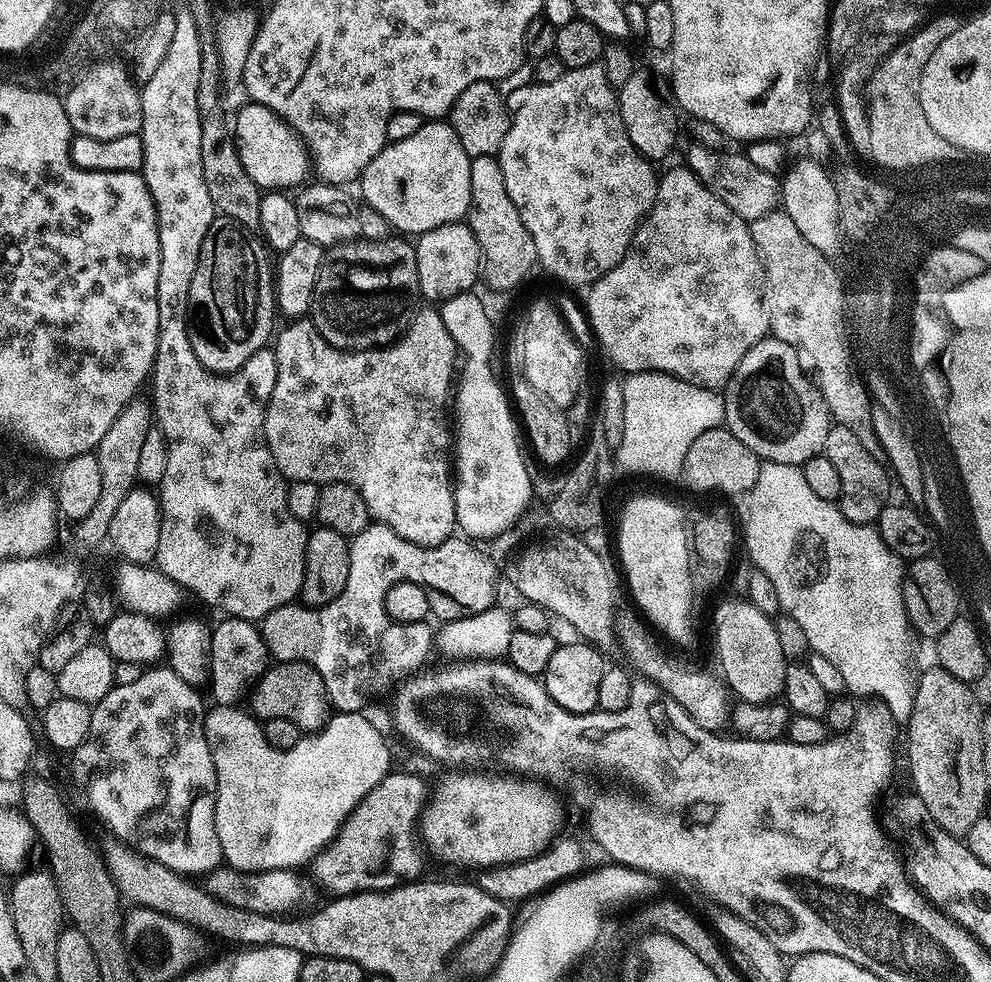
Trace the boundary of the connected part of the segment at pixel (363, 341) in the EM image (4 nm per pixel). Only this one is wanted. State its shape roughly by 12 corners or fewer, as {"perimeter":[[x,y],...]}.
{"perimeter":[[392,234],[325,251],[310,319],[343,352],[387,348],[422,300]]}

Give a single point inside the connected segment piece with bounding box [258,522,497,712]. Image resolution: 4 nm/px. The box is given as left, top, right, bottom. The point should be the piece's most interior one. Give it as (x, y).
(337, 637)

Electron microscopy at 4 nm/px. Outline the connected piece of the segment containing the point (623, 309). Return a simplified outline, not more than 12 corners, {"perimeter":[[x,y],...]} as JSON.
{"perimeter":[[687,166],[587,289],[624,374],[720,390],[769,335],[749,221]]}

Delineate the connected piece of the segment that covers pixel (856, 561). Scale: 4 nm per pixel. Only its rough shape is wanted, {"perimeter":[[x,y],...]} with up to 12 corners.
{"perimeter":[[761,463],[742,544],[856,698],[907,725],[903,559]]}

